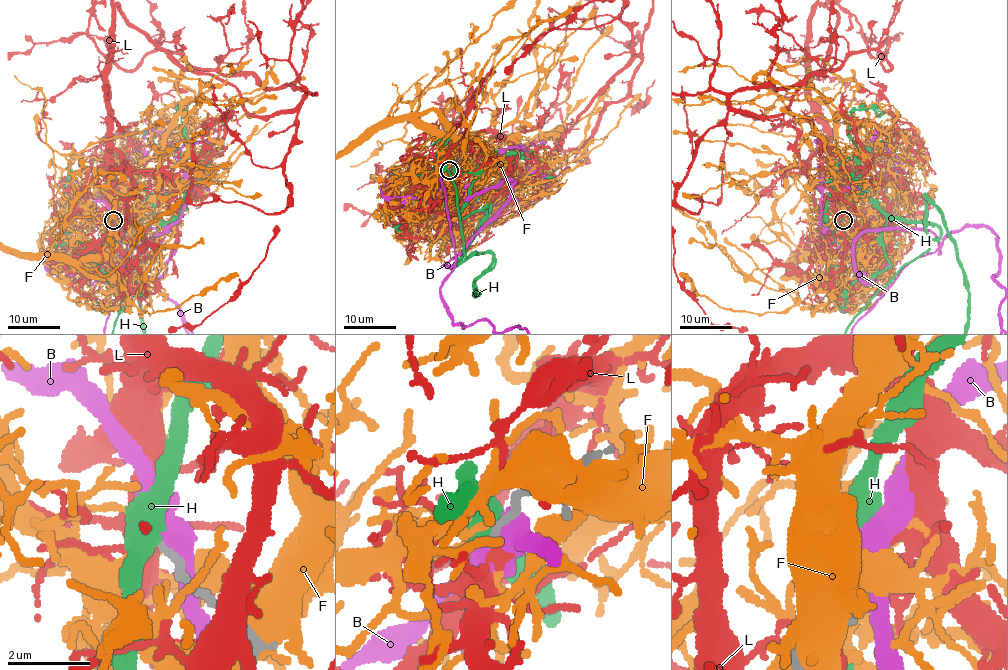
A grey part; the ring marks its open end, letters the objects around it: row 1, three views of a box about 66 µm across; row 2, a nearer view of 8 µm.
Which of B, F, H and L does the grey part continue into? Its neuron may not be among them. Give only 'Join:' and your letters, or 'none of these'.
Join: L

